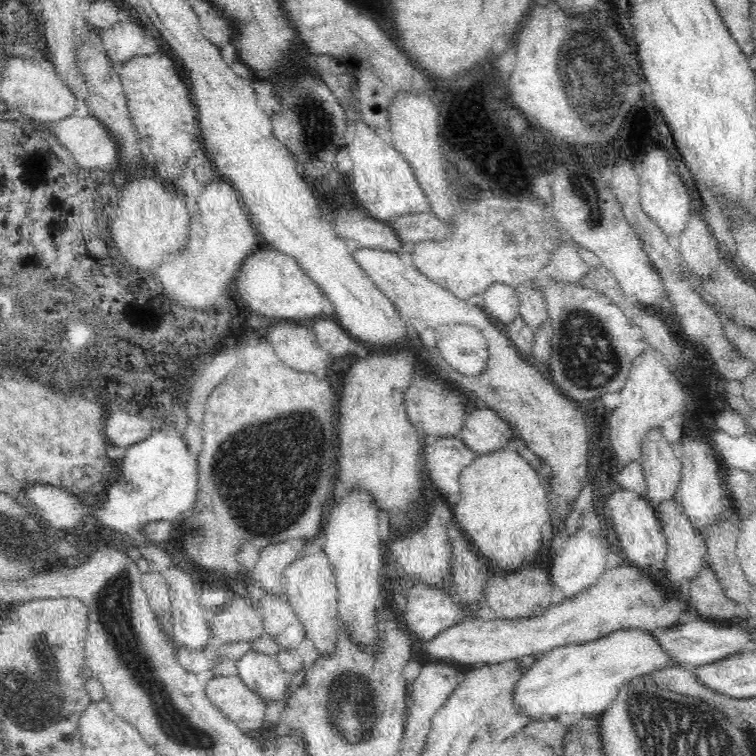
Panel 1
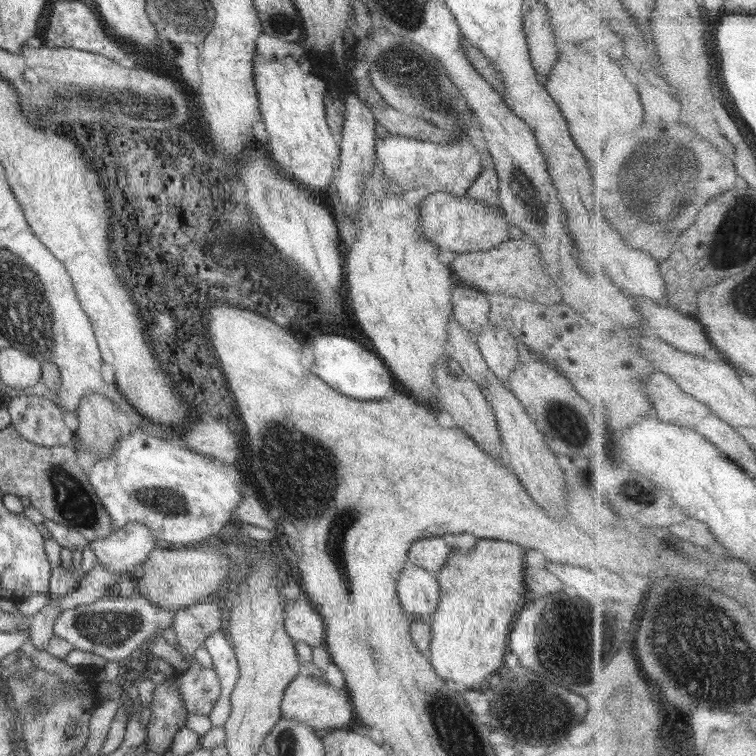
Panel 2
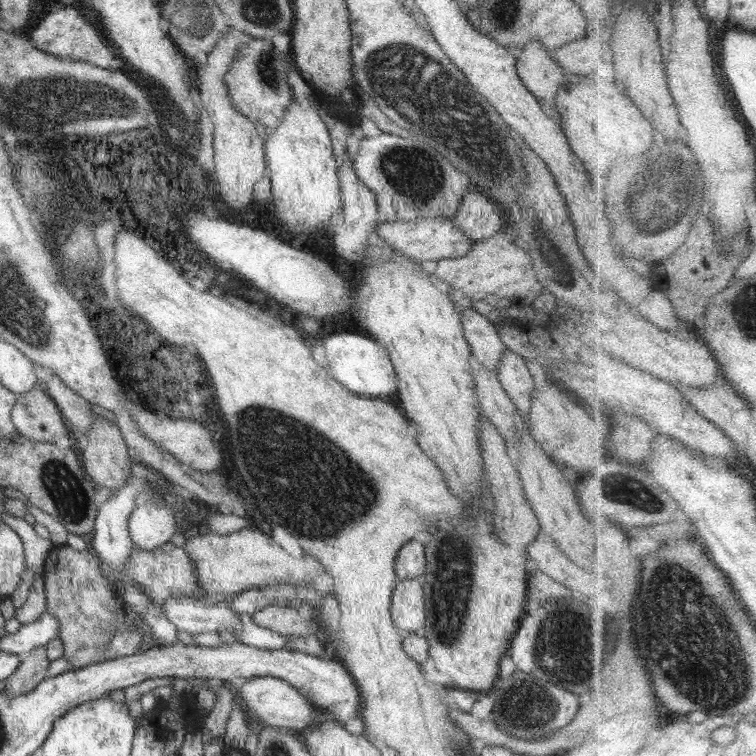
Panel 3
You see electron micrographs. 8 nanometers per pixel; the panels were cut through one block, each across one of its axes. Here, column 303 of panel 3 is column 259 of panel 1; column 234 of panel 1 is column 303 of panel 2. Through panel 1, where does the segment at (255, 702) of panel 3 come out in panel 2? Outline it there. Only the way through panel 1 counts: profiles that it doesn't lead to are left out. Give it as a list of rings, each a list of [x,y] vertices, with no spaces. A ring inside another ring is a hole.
[[[303,672],[296,675],[284,689],[280,705],[282,718],[303,722],[321,734],[333,729],[341,729],[351,724],[353,705],[345,688],[340,689],[331,682],[319,680]]]

